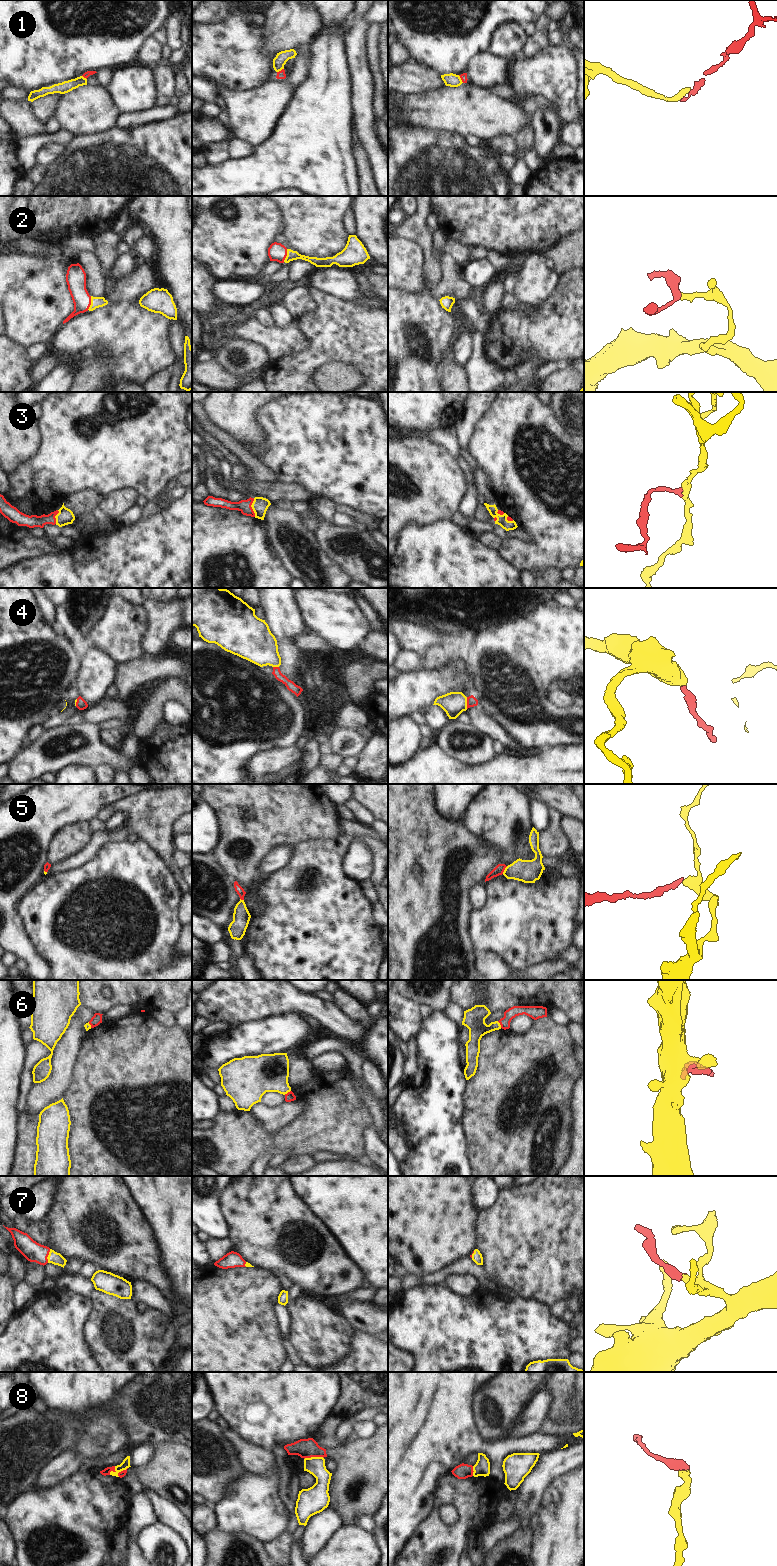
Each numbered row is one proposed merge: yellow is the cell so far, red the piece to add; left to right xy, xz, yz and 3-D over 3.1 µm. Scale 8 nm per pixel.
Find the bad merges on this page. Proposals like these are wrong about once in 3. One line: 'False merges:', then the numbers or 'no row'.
False merges: 1, 5, 8

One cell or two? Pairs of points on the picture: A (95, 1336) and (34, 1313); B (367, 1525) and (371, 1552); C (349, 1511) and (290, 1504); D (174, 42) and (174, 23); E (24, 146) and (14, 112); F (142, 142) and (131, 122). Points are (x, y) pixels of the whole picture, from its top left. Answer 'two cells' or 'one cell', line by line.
A: two cells
B: two cells
C: two cells
D: one cell
E: two cells
F: two cells

